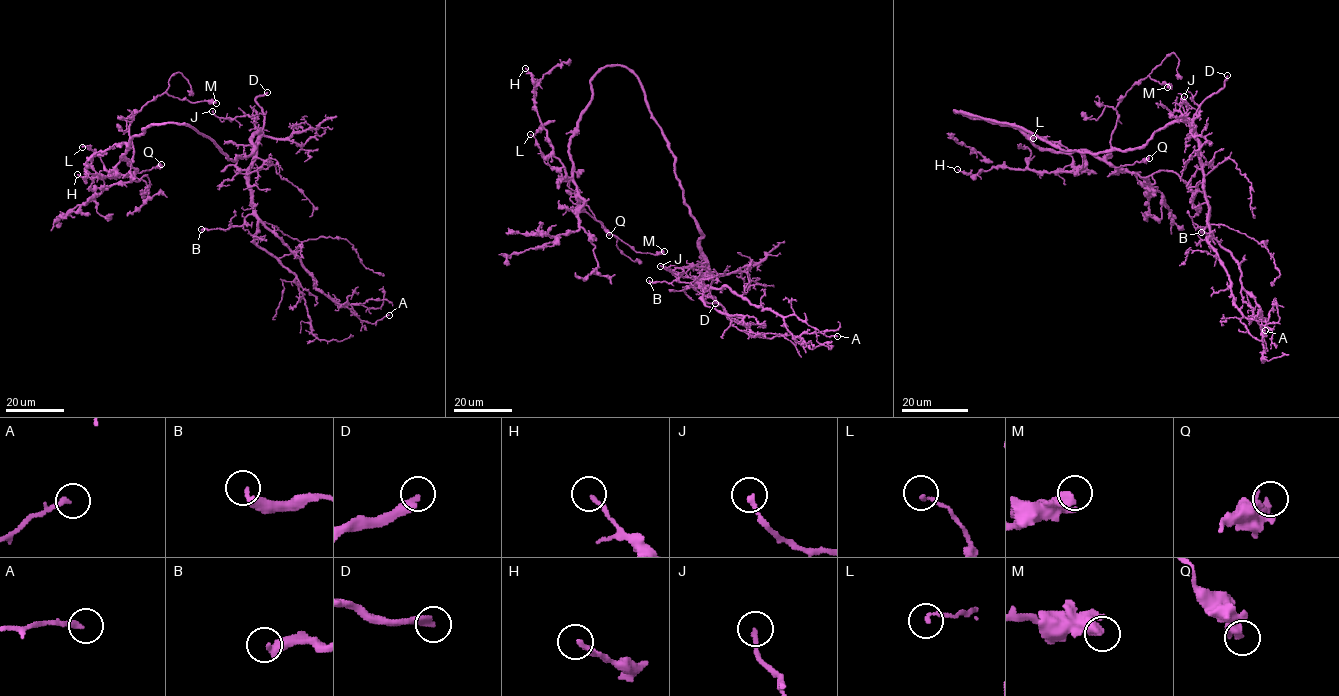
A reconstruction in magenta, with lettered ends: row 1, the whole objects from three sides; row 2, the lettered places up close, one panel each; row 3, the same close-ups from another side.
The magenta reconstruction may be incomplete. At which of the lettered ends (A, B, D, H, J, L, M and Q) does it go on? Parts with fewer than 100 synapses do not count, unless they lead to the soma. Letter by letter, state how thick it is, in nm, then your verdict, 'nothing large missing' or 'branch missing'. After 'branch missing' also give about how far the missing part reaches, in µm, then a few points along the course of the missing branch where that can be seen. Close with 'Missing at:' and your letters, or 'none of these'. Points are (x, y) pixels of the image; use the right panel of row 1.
A: 200 nm thick; nothing large missing
B: 320 nm thick; nothing large missing
D: 320 nm thick; branch missing; about 35 µm are missing; missing branch runs (1227, 75), (1231, 64), (1217, 44), (1213, 31), (1213, 36)
H: 160 nm thick; nothing large missing
J: 200 nm thick; nothing large missing
L: 140 nm thick; nothing large missing
M: 480 nm thick; nothing large missing
Q: 260 nm thick; nothing large missing
Missing at: D

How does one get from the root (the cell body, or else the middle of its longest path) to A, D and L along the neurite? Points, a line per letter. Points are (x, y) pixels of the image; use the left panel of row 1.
A: (224, 154), (248, 156), (258, 132), (249, 173), (253, 213), (317, 289), (362, 320), (389, 315)
D: (224, 154), (234, 160), (251, 153), (252, 137), (263, 124), (263, 110), (255, 99), (267, 92)
L: (224, 154), (207, 136), (177, 123), (151, 124), (135, 135), (112, 176), (94, 150), (82, 147)

